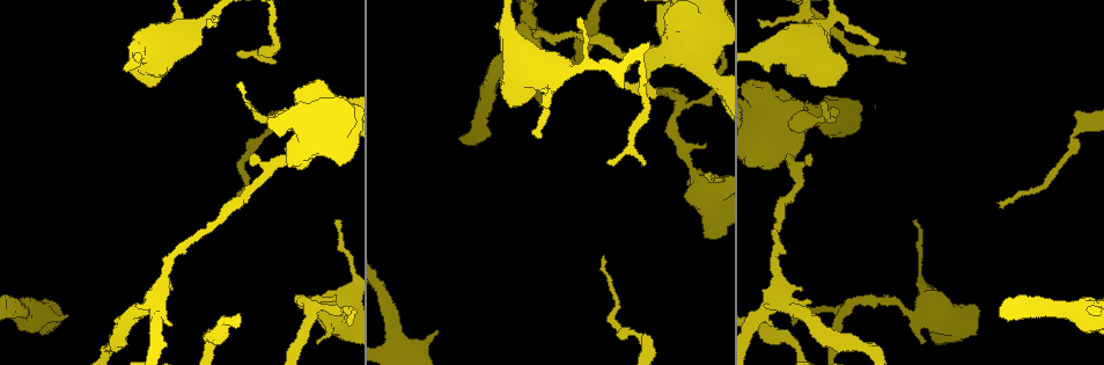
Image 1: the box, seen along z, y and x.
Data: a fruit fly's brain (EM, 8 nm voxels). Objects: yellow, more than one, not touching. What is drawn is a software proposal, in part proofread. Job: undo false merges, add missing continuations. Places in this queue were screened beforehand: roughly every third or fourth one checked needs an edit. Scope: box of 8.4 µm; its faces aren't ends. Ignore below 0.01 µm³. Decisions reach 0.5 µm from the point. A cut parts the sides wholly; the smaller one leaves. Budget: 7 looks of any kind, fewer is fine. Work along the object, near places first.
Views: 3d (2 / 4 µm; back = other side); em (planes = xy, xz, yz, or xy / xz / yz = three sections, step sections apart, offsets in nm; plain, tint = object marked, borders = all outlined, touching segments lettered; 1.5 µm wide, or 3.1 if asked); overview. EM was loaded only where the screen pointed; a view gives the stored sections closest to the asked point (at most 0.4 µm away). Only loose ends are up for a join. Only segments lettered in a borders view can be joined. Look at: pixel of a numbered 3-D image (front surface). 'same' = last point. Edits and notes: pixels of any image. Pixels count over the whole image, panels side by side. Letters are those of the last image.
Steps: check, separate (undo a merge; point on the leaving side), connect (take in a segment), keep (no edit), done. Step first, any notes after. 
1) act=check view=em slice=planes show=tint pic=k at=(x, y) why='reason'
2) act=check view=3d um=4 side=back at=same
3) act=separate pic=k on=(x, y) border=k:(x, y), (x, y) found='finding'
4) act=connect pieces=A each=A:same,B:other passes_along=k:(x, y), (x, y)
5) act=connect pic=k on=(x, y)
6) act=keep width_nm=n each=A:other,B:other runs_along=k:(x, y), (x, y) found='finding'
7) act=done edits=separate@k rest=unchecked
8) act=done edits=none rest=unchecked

act=check view=3d um=2 pic=1 at=(602, 256) why='an open end'

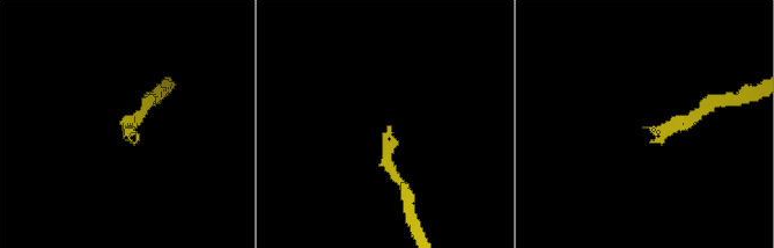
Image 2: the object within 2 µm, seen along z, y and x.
act=check view=em slice=planes show=tint pic=2 at=(391, 129) why='now the EM'

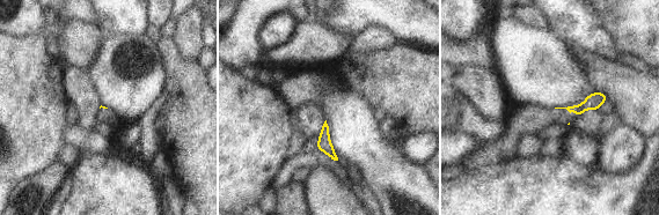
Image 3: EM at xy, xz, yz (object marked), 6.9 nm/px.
act=check view=em slice=planes show=borders at=same why='what lies round it'

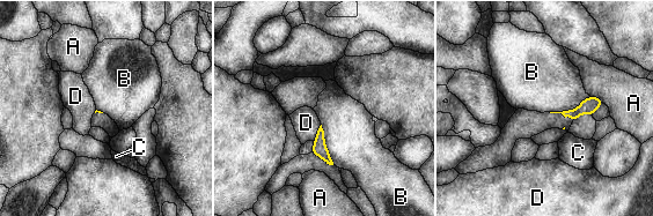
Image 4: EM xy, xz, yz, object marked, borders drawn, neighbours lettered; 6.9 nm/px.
act=keep each=A:other,B:other,C:other,D:other found='no lettered segment goes on from it'

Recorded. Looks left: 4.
act=check view=em slice=yz step=8 show=tint pic=1 at=(319, 341) why='thick end'

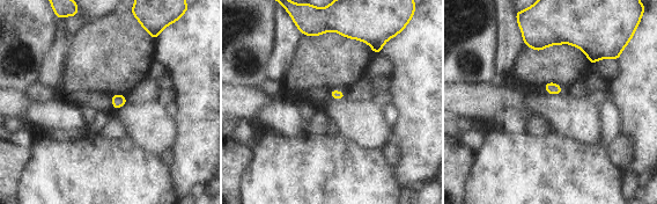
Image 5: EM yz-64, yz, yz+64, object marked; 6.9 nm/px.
act=check view=em slice=planes show=tint at=same why='cut it another way'

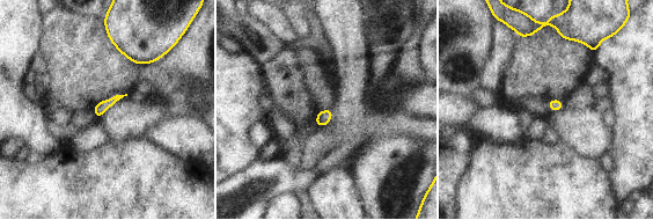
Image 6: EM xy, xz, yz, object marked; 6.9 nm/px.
act=check view=em slice=planes show=borders at=same

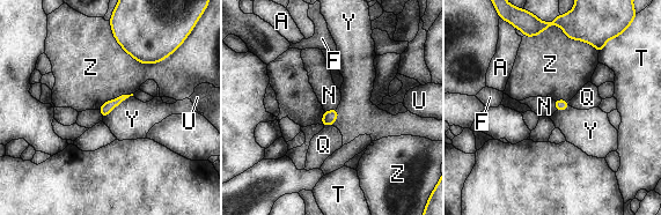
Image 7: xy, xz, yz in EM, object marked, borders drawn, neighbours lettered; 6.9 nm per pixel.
act=keep each=A:other,F:other,N:other,Q:other,T:other,U:other,Y:other,Z:other border=7:(132, 95), (116, 105), (103, 118) found='none of them fits'

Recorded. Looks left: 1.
act=check view=em slice=xz step=4 show=borders pic=1 at=(538, 138) why='free end'

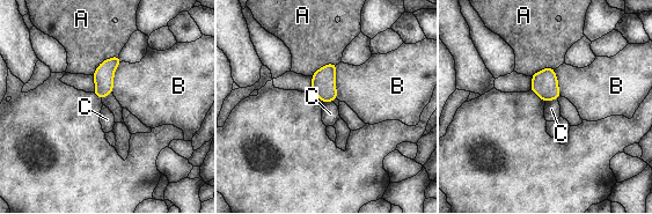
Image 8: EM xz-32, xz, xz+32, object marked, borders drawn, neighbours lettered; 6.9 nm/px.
act=keep longest_contact=B:240nm each=A:other,B:other,C:other border=8:(557, 98), (546, 102) found='no lettered segment goes on from it'

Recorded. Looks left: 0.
act=done edits=none rest=unchecked

